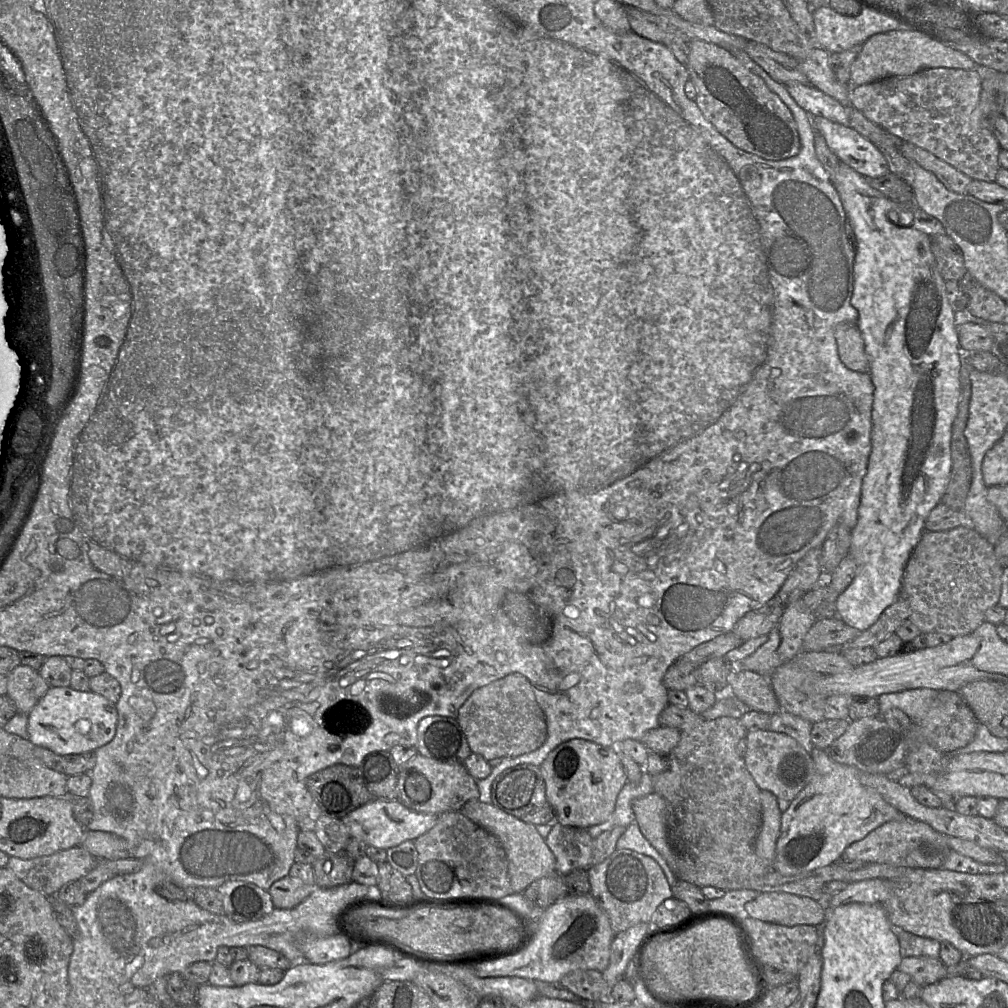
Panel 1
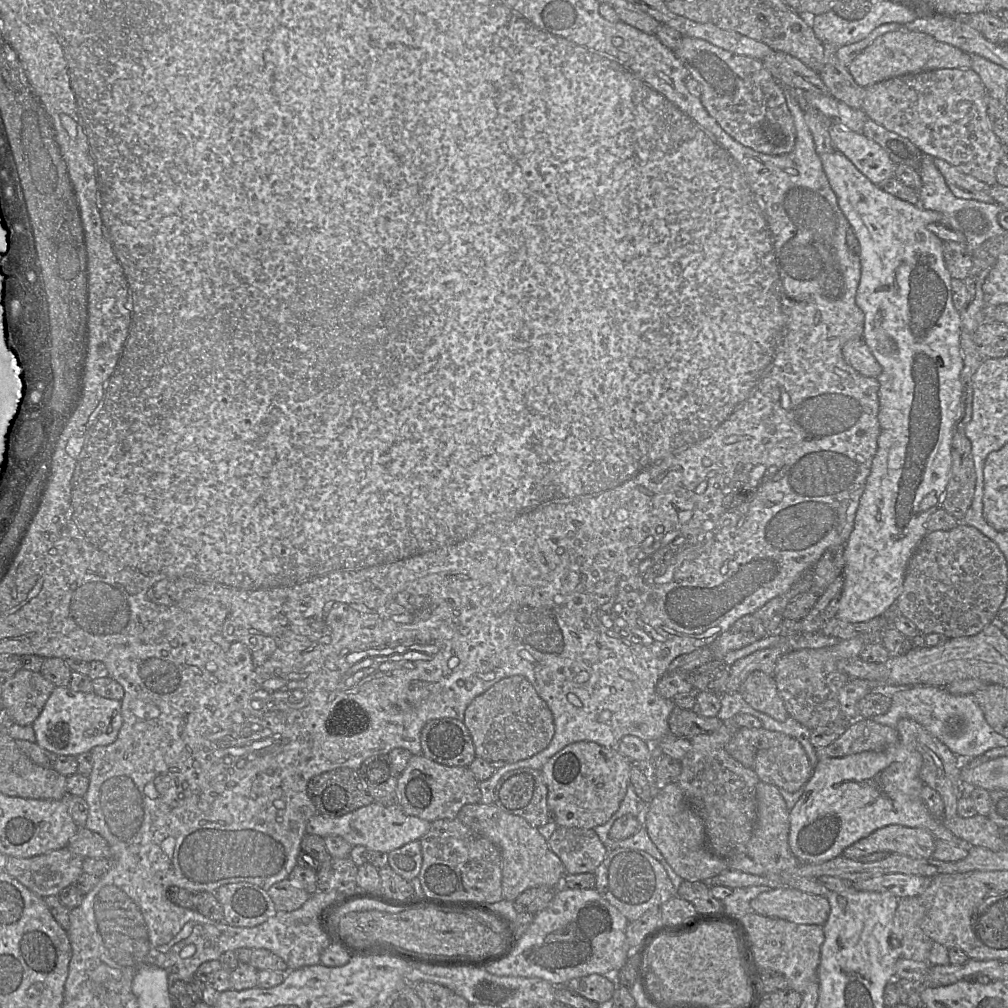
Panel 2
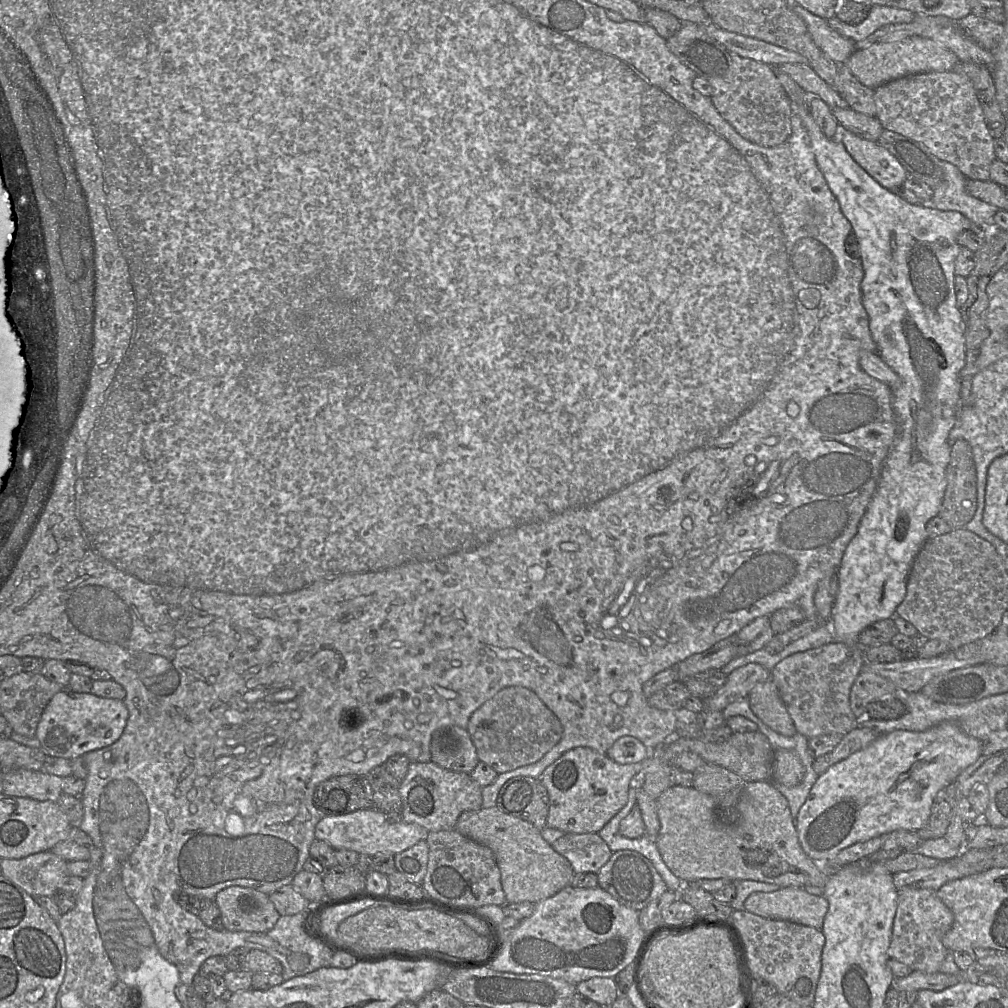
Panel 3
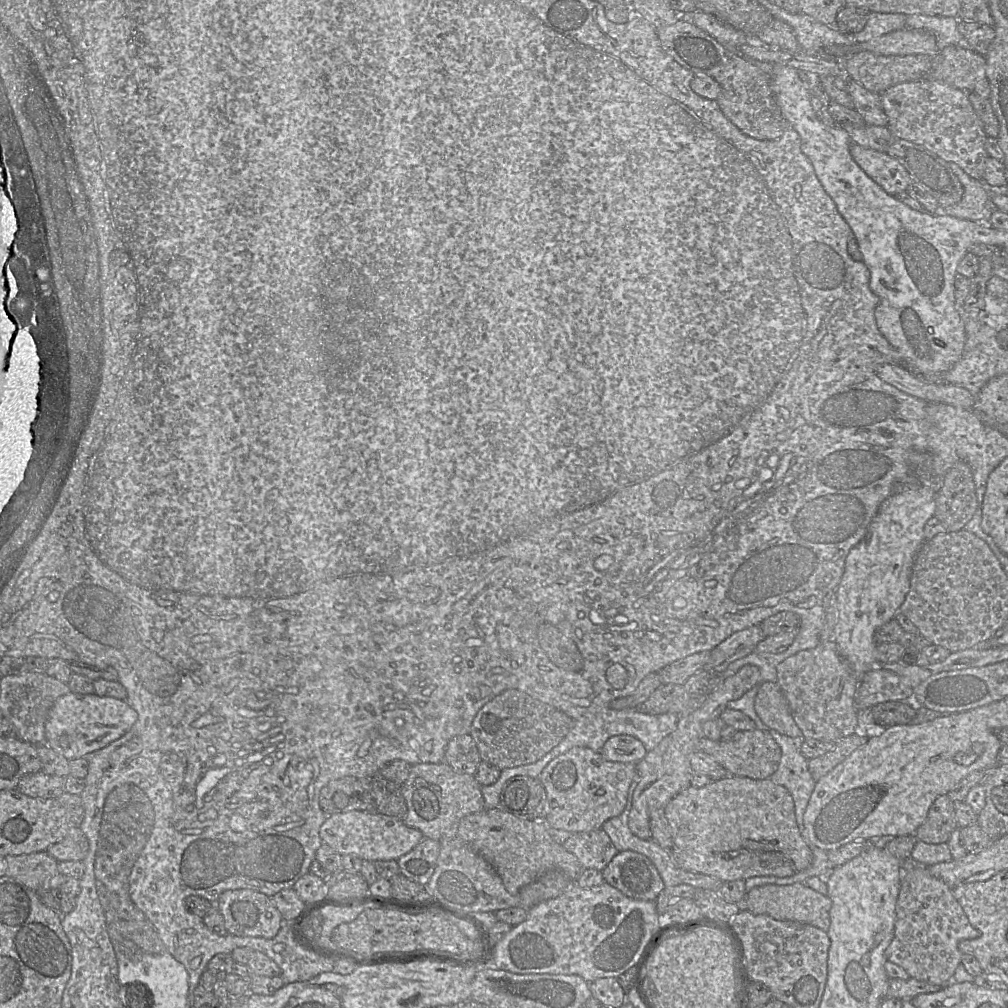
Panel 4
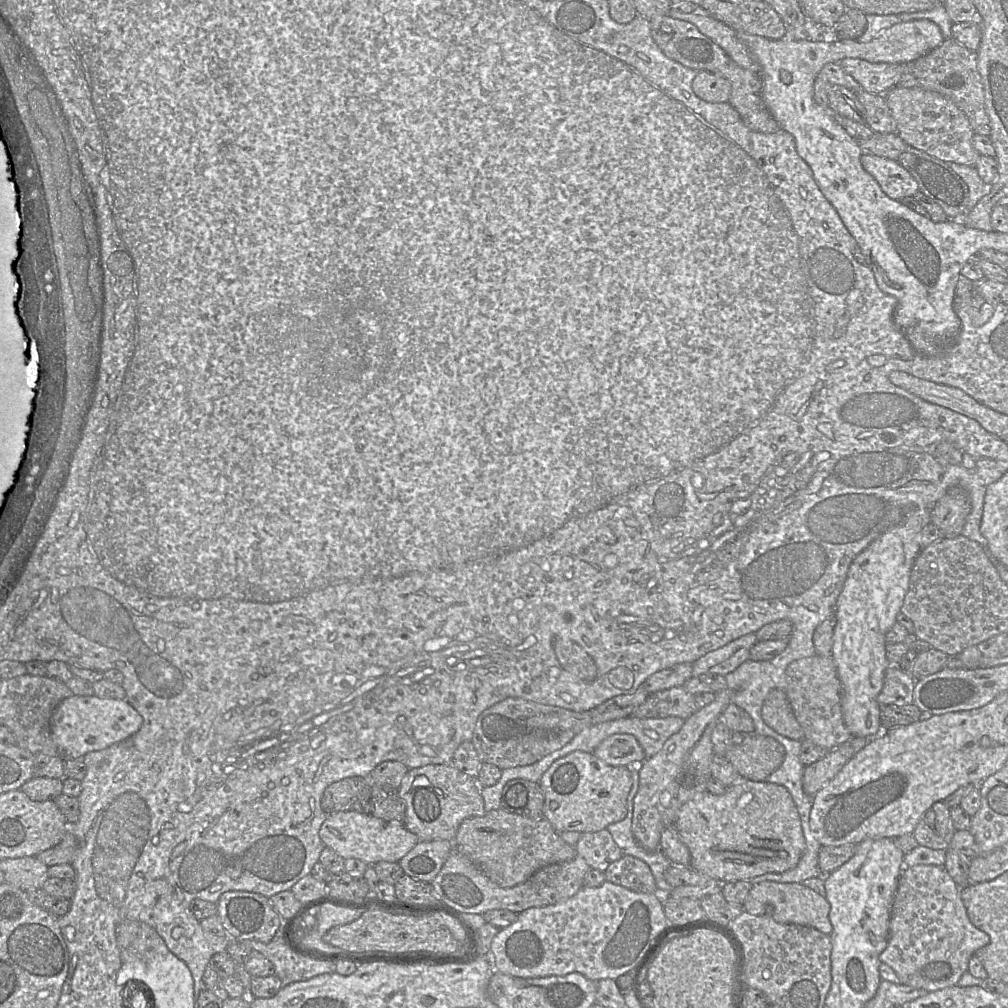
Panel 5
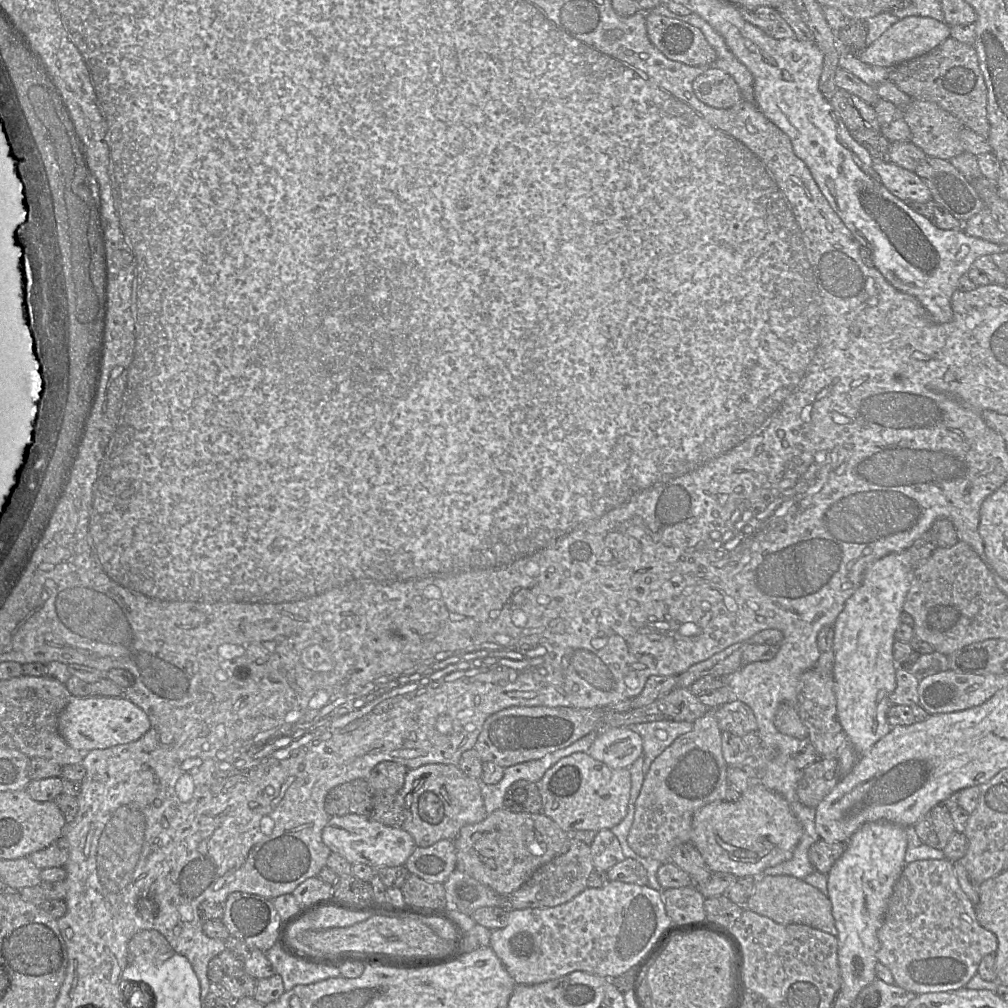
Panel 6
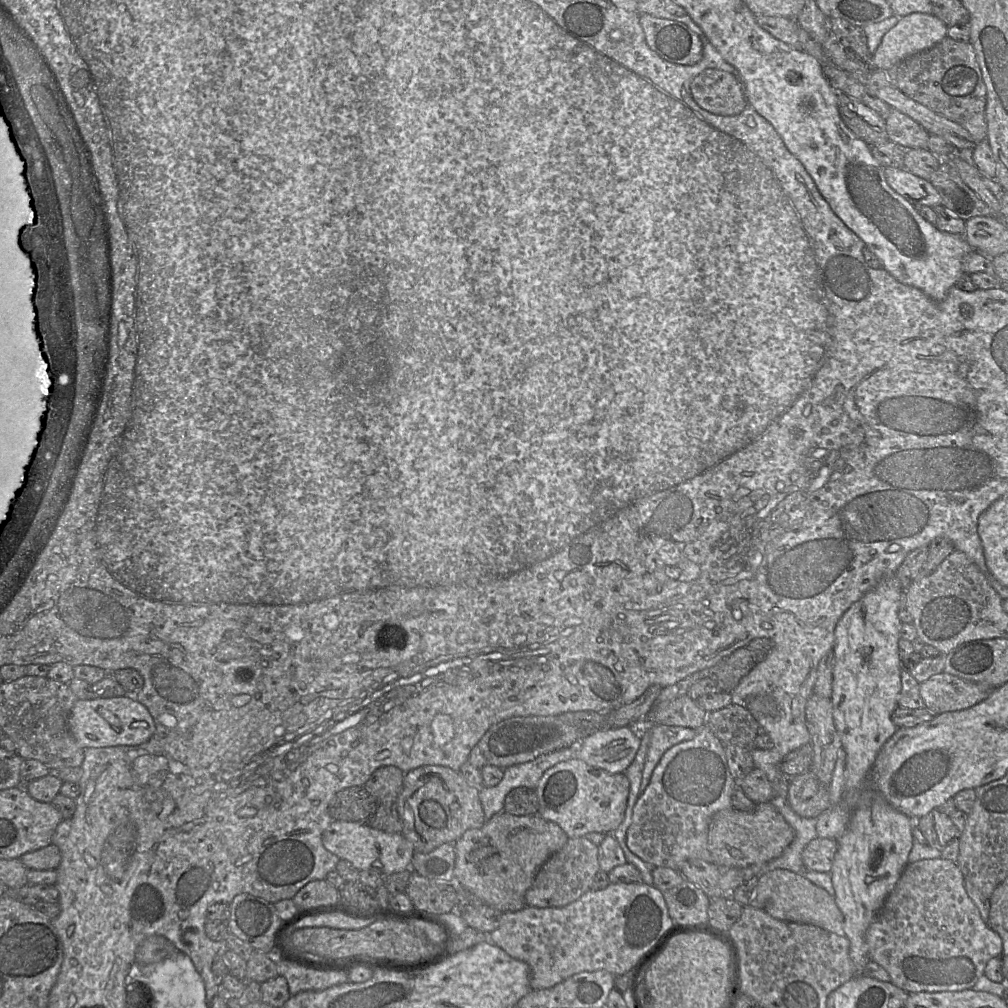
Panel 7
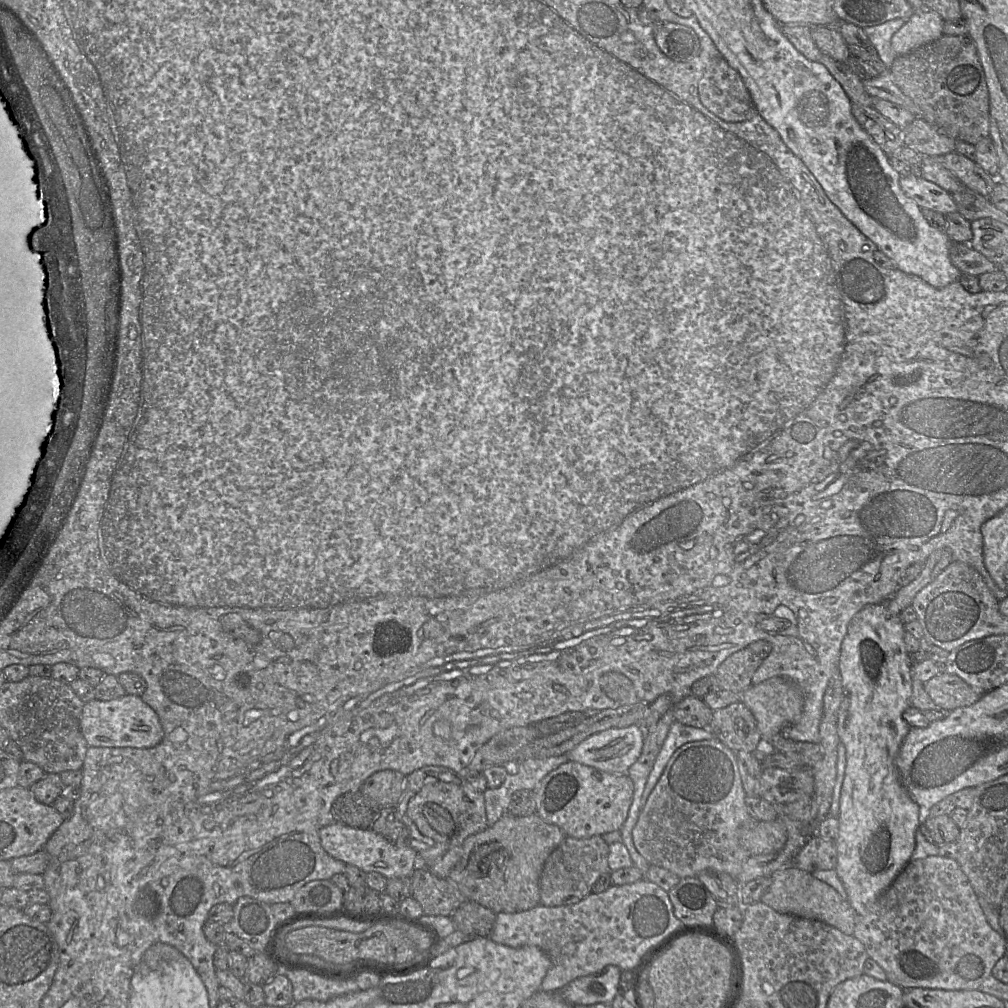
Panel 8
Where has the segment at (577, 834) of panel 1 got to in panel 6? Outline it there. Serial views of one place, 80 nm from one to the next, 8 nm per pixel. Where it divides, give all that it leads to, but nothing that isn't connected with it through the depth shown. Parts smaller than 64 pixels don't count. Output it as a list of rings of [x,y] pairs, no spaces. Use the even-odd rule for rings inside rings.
[[[609,829],[596,832],[590,849],[595,870],[607,871],[626,859],[617,837]]]

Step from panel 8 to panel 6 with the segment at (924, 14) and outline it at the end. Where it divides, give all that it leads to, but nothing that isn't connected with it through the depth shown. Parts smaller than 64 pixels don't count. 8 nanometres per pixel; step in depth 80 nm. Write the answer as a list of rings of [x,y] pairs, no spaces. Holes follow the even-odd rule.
[[[910,16],[890,26],[876,41],[857,54],[862,62],[892,69],[937,48],[950,37],[950,26],[930,17]]]

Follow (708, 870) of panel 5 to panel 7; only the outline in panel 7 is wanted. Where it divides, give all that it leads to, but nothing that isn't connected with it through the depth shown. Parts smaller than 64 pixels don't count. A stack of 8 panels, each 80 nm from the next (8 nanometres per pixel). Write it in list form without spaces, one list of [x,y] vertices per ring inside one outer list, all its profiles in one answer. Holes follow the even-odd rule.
[[[771,802],[756,805],[752,811],[741,811],[729,808],[716,813],[709,825],[708,849],[712,855],[712,863],[721,869],[747,867],[755,864],[764,864],[780,857],[795,837],[794,830],[786,822]]]

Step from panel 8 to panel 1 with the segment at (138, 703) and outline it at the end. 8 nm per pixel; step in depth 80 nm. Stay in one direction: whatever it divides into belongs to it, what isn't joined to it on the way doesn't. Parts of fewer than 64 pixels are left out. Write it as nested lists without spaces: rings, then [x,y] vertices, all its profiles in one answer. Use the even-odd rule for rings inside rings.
[[[50,687],[28,716],[28,741],[57,755],[82,755],[109,743],[115,736],[116,704],[104,696],[68,687]]]

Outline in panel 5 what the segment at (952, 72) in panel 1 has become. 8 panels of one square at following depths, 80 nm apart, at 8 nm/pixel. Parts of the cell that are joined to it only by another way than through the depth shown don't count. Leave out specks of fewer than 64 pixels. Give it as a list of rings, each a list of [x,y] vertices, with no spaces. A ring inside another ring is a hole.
[[[894,87],[883,95],[903,142],[948,163],[975,167],[980,154],[972,145],[974,132],[966,115],[939,93],[920,88]]]

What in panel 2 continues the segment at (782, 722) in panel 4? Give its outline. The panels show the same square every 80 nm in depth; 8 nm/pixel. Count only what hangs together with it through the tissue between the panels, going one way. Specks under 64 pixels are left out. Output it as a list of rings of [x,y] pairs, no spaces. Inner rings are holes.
[[[754,671],[741,684],[738,693],[753,709],[779,722],[789,717],[773,676]]]

